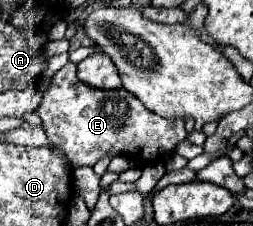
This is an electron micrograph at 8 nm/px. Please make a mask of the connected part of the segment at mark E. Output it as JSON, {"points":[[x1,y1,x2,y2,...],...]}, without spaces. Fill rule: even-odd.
{"points":[[72,61,54,75,36,111,48,141,62,149,74,167,96,165,104,155,126,155,148,165,160,157,168,157,174,147,188,137,184,121,156,117,156,113,144,109,140,99,132,97,126,89,96,89,82,83,76,75,76,63]]}

